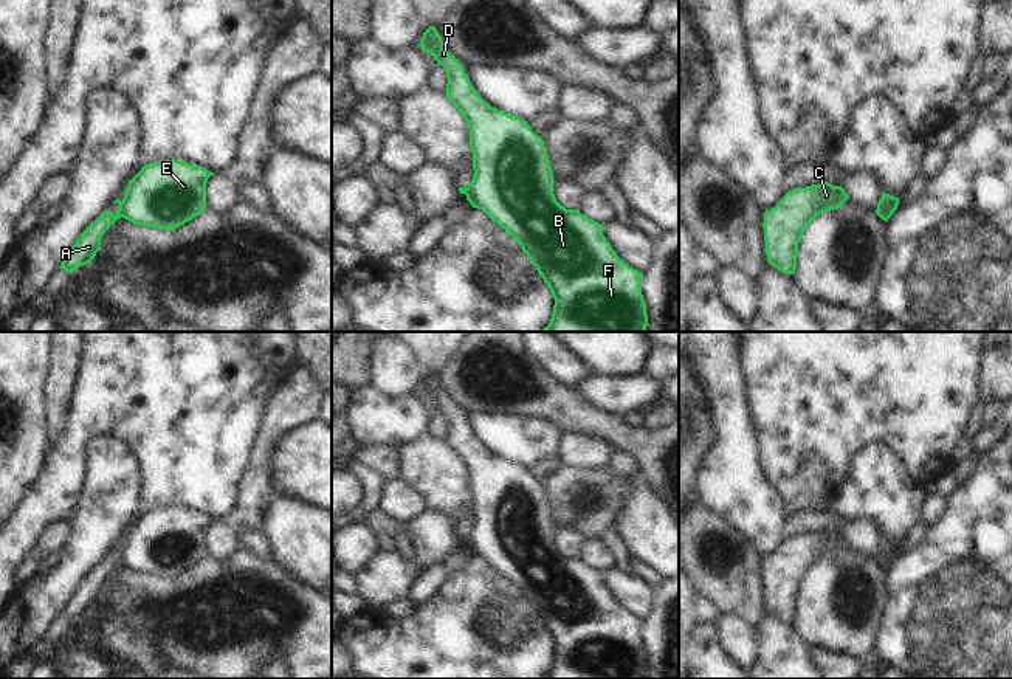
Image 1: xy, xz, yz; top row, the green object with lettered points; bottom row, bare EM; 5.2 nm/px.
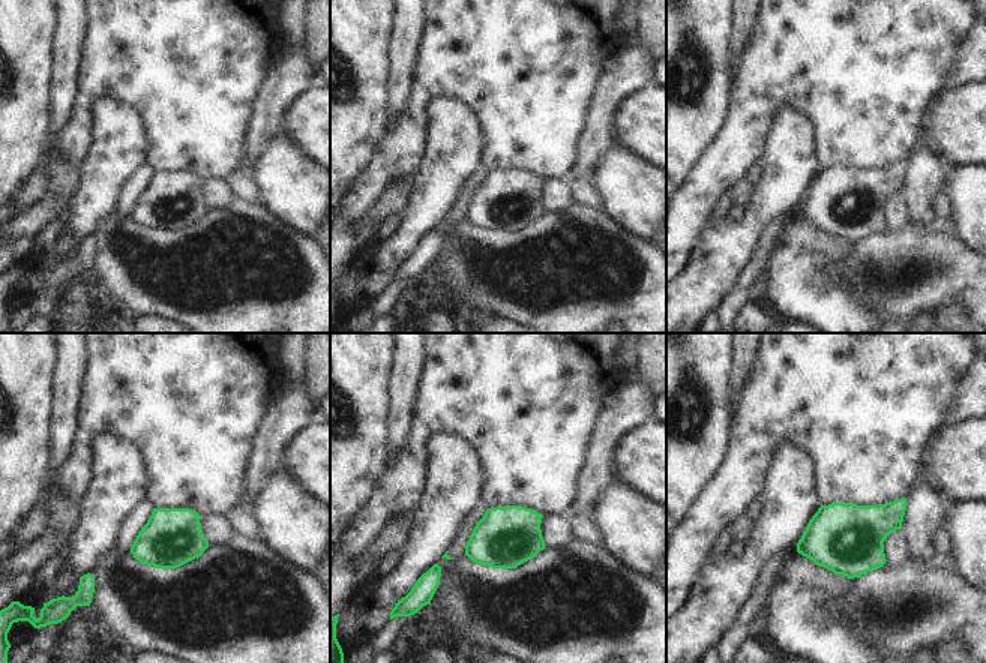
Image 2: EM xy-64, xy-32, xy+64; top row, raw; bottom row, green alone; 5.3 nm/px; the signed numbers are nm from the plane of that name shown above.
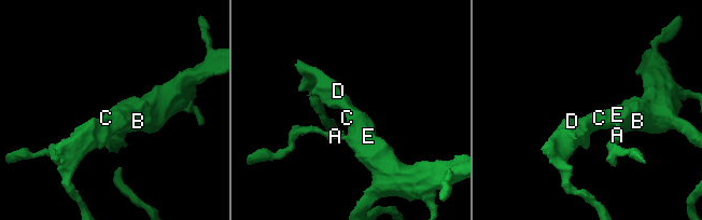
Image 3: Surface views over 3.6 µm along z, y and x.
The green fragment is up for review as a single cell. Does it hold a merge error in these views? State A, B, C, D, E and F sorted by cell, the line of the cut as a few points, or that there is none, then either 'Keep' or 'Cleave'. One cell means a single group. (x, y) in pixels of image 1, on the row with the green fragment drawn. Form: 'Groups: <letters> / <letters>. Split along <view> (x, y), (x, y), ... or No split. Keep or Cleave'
Groups: A / B C D E F. Split along xy (123, 202), (120, 216). Cleave

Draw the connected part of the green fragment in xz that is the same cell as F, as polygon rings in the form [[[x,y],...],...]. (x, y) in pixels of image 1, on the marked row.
[[[429,26],[418,45],[431,53],[445,68],[446,96],[462,113],[470,129],[474,177],[465,192],[473,208],[482,209],[493,222],[516,240],[555,299],[552,319],[541,332],[645,332],[648,326],[646,304],[642,295],[643,273],[625,264],[603,236],[603,225],[583,215],[578,209],[566,209],[553,194],[553,174],[541,136],[527,121],[511,116],[487,104],[471,85],[462,64],[449,53],[435,26]]]

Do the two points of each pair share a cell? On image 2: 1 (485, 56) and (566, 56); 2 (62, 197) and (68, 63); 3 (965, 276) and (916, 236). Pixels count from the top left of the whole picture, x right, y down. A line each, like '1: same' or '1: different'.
1: same
2: same
3: same

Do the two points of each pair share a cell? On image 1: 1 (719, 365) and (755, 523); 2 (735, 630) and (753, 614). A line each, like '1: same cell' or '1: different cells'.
1: same cell
2: different cells

